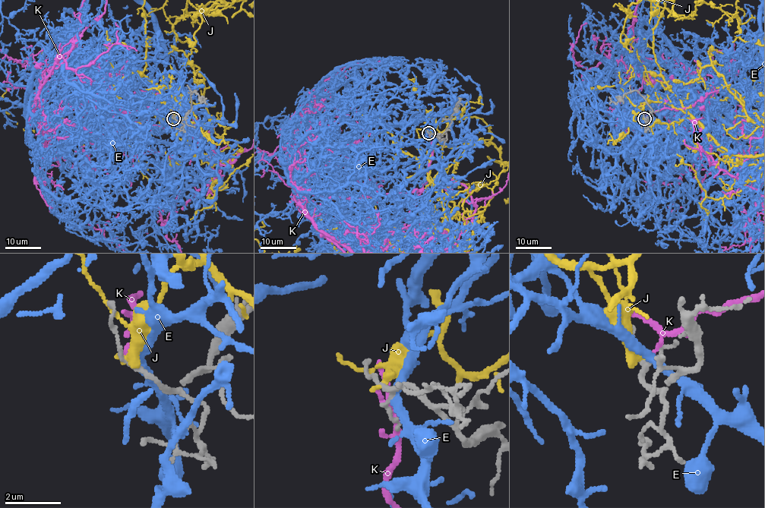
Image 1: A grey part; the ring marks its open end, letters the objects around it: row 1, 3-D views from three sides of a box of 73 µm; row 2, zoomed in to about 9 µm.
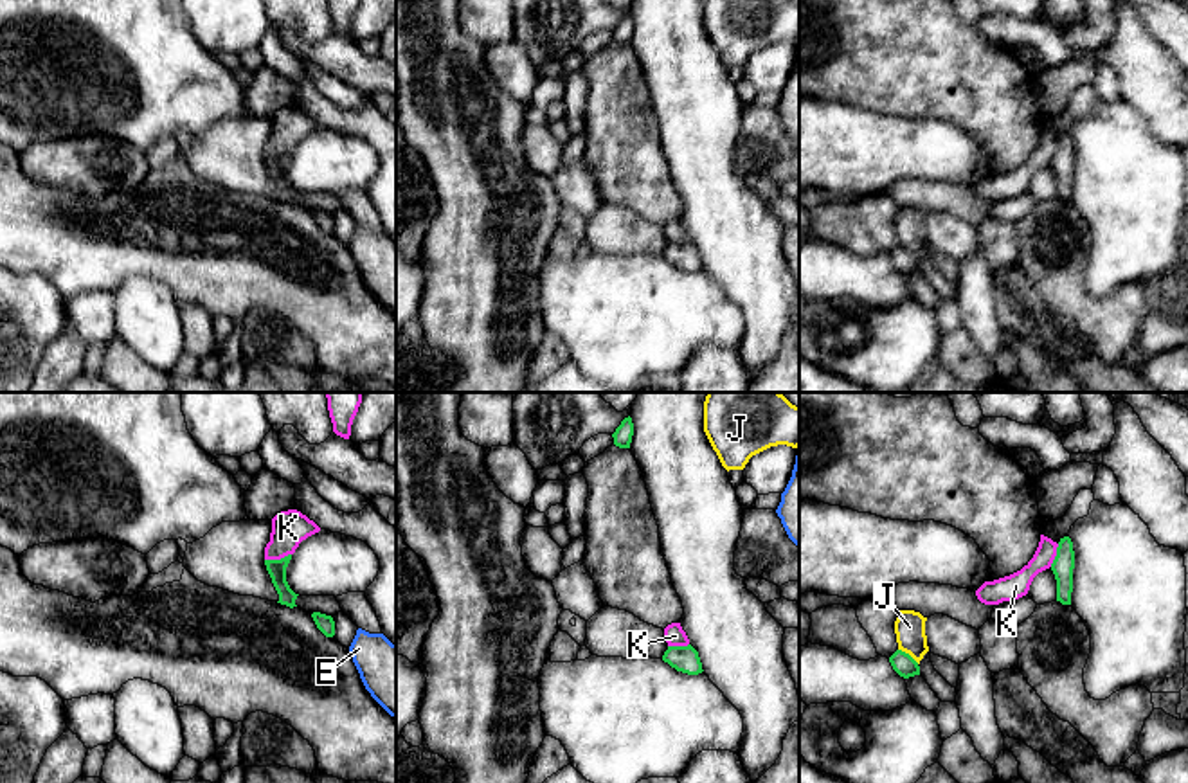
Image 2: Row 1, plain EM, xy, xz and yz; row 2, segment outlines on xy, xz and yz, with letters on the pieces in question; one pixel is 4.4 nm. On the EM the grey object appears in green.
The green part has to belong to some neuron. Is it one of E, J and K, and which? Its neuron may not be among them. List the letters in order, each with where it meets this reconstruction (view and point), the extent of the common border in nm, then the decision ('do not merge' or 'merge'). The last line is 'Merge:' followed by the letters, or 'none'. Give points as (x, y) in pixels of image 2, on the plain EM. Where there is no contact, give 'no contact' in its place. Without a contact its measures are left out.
E: no contact; do not merge
J: contact yz (908, 251); length 120 nm; do not merge
K: contact xy (278, 157); length 120 nm; do not merge
Merge: none

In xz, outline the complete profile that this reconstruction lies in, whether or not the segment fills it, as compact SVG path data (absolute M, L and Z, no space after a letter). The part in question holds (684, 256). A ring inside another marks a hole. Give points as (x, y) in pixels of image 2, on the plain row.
M691 241L668 243L668 247L662 252L662 257L668 259L677 268L682 268L688 272L698 272L704 268L698 248Z

